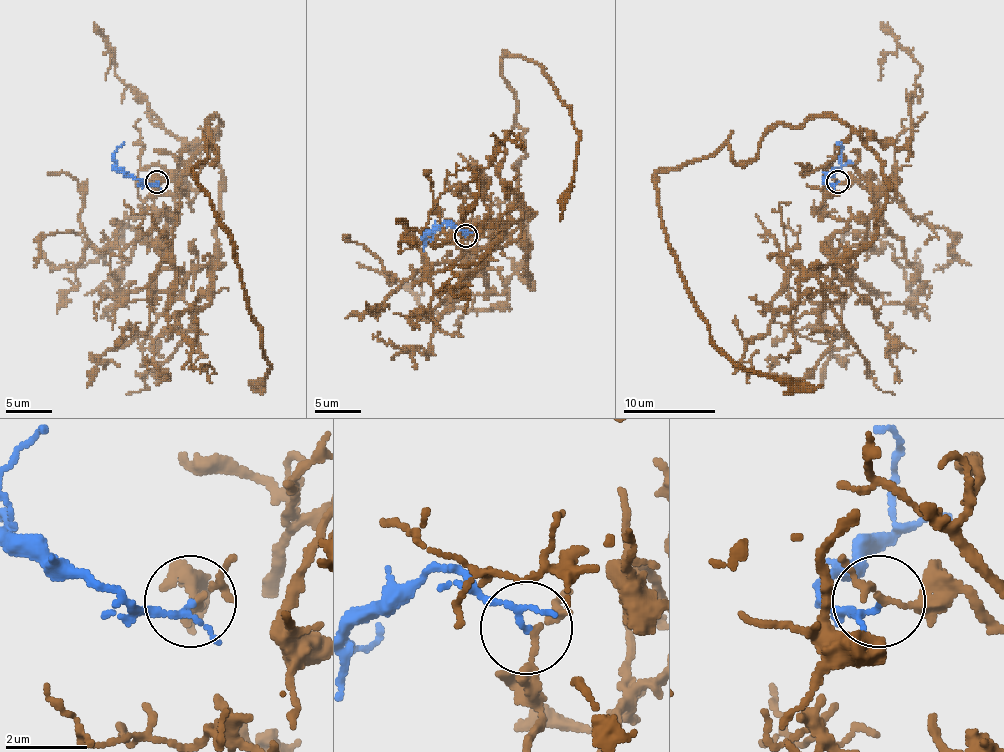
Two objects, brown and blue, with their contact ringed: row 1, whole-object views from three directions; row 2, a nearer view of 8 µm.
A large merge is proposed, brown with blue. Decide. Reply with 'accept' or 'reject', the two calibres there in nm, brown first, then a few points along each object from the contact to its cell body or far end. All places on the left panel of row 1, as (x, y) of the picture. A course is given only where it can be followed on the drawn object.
reject; calibres 130 and 110 nm; course brown (158, 181), (172, 193), (218, 117), (216, 158), (209, 144), (193, 170), (260, 327), (269, 366), (251, 385); course blue (156, 181), (142, 184), (117, 167), (114, 151), (124, 142)

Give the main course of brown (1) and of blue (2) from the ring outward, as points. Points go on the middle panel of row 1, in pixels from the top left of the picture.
1: (467, 234), (481, 274), (504, 239), (530, 244), (504, 54), (534, 61), (569, 107), (560, 221)
2: (465, 234), (442, 223), (423, 239), (433, 234)

